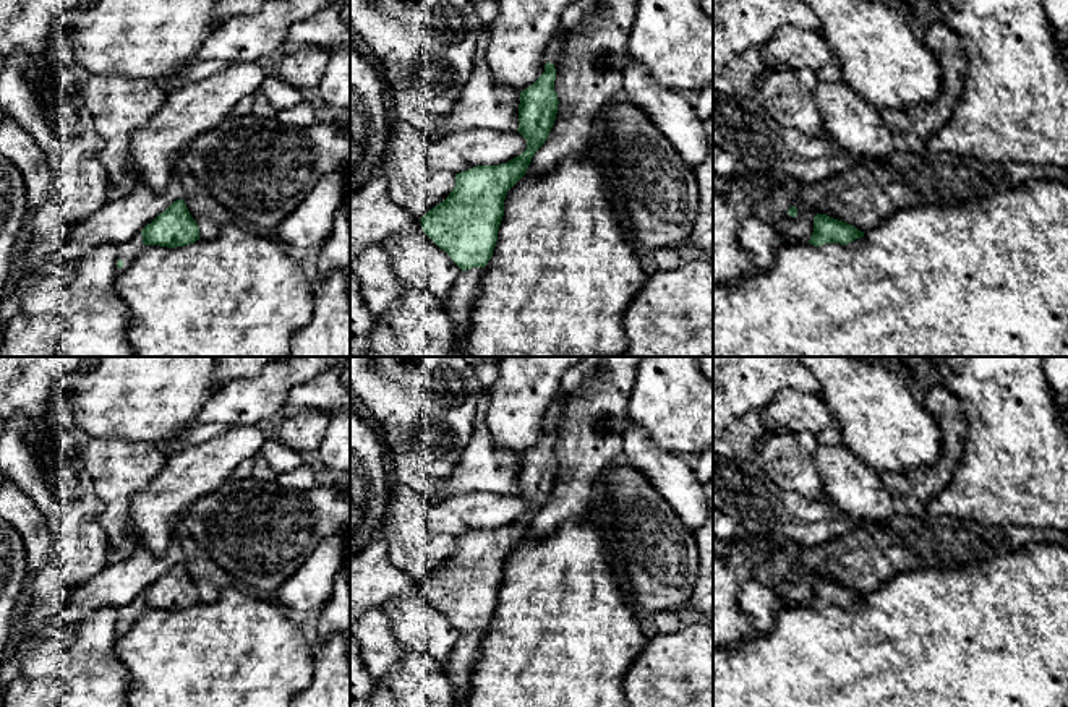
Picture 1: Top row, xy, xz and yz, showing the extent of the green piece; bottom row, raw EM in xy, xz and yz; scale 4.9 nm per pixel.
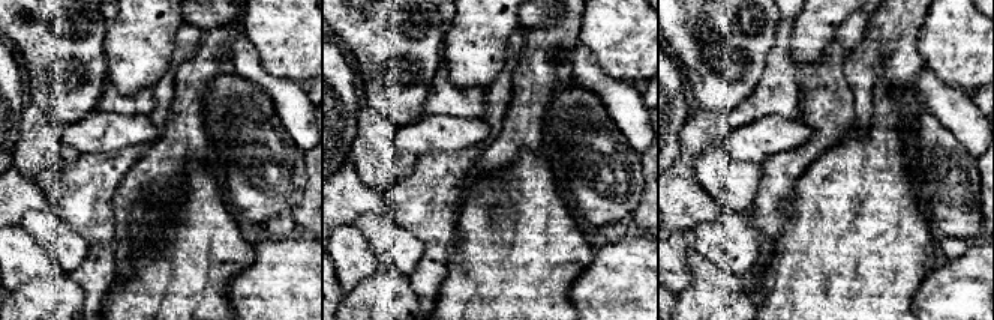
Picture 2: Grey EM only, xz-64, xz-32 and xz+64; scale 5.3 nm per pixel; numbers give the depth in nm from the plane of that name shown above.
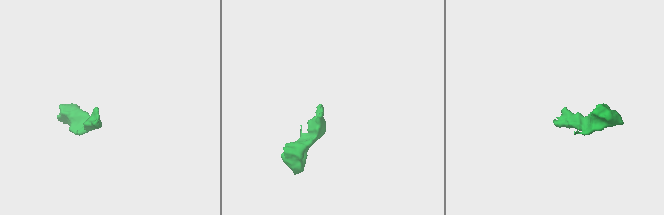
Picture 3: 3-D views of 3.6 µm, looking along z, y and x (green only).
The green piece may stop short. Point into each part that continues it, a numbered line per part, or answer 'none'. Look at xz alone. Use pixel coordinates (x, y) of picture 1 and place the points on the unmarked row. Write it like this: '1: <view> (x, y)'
1: xz (556, 409)
2: xz (459, 667)

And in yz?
1: yz (778, 566)

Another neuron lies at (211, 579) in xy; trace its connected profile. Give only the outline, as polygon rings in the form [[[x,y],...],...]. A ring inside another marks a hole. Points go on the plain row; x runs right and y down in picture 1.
[[[186,533],[182,535],[182,548],[182,563],[199,590],[201,603],[216,602],[224,589],[235,584],[233,579]]]

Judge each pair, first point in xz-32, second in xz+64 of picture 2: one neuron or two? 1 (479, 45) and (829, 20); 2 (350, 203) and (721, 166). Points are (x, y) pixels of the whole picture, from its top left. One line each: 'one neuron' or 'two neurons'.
1: one neuron
2: two neurons

